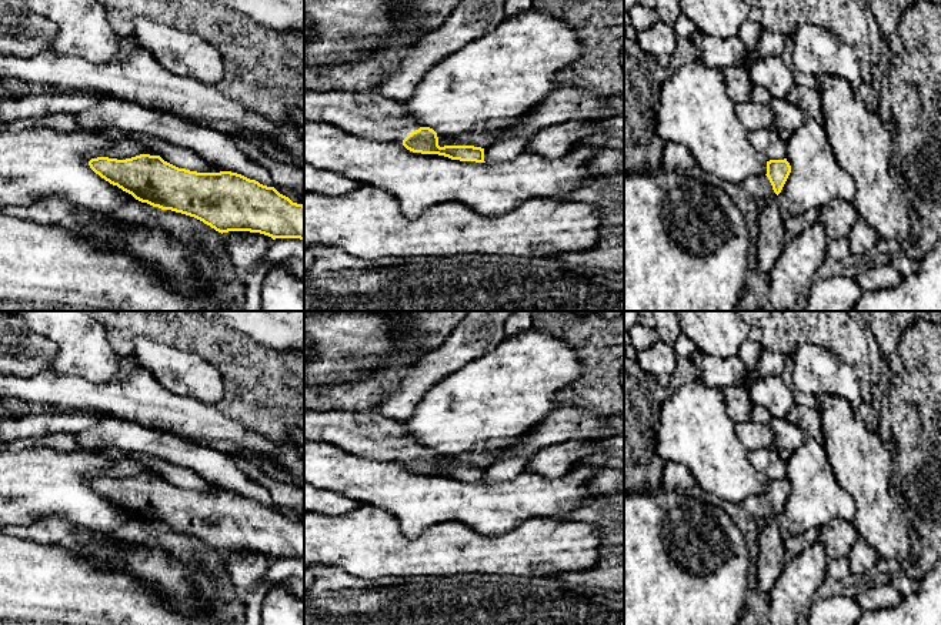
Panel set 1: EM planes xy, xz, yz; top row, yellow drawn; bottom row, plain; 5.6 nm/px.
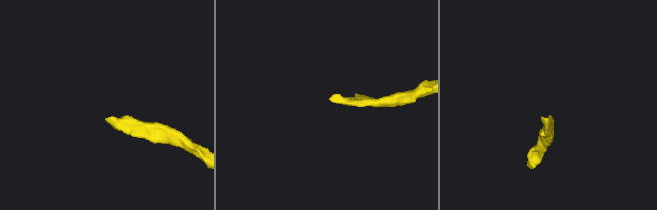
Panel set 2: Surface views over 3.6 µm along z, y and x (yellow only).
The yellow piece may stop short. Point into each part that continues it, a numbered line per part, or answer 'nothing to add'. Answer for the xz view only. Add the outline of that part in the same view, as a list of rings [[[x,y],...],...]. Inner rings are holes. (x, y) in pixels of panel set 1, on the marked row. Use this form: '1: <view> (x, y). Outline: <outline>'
1: xz (367, 114). Outline: [[[304,90],[304,120],[330,123],[377,141],[398,143],[423,127],[401,104],[374,91]]]

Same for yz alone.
1: yz (758, 187). Outline: [[[765,174],[748,177],[743,183],[744,190],[755,200],[775,201],[777,194]]]

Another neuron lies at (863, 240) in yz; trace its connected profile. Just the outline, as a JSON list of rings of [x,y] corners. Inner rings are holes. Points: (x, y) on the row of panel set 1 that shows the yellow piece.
[[[858,218],[848,234],[852,260],[868,260],[870,257],[874,257],[878,253],[878,241],[880,237],[877,233]]]

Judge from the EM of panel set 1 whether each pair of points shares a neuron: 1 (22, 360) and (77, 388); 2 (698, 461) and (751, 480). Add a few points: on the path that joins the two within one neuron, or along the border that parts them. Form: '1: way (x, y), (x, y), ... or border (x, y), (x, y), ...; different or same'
1: border (52, 370), (43, 370), (32, 375), (14, 375); different
2: way (711, 461), (716, 461), (734, 480), (738, 480); same

